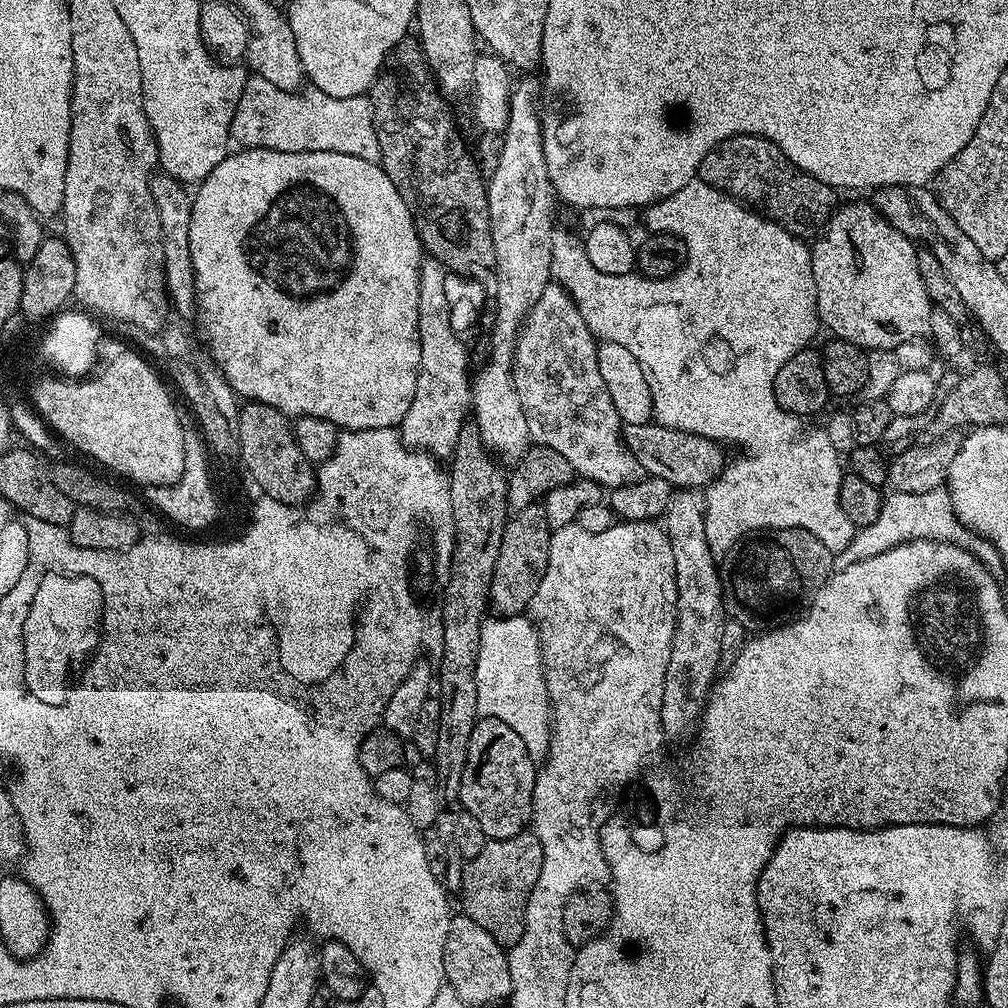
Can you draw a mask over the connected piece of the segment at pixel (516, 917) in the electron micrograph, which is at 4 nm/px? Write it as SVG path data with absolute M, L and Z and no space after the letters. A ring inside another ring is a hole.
M531 830L514 834L514 838L485 839L482 850L463 865L458 891L463 915L478 922L501 948L511 948L522 938L526 906L541 866L542 842Z

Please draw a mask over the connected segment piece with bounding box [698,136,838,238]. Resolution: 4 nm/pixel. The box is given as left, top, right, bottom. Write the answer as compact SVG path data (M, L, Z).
M731 136L718 142L718 146L714 146L714 150L710 150L710 154L706 154L706 158L702 158L698 178L702 182L714 186L725 196L731 196L732 199L740 201L741 204L768 217L776 224L781 224L787 232L793 232L794 235L801 238L807 237L807 232L815 233L817 230L823 229L832 219L832 214L838 207L837 189L818 182L818 178L814 178L798 166L794 166L794 162L790 162L790 158L786 158L786 154L782 154L782 150L778 150L778 146L774 142L761 136Z

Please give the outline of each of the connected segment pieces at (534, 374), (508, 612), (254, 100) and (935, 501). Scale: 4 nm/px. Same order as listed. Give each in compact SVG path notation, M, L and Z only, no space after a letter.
M549 282L546 290L542 290L542 298L534 302L524 317L520 332L516 335L516 349L512 355L512 385L526 414L529 437L536 444L558 450L558 454L570 462L577 477L592 480L611 490L634 482L641 475L642 469L634 458L629 459L629 464L616 460L608 465L604 457L607 452L616 452L622 448L622 425L618 410L614 408L614 398L610 398L610 390L602 380L602 370L598 370L597 347L598 341L586 326L580 306L575 304L563 286Z
M537 502L509 515L502 530L502 547L498 562L494 562L494 578L490 582L490 608L502 616L518 616L529 611L538 582L546 574L550 538L554 529L548 524L543 503Z
M251 75L244 84L242 96L234 112L230 138L239 147L274 148L284 153L330 152L354 154L356 158L378 162L381 147L378 145L377 131L374 130L373 108L367 95L352 98L332 98L317 88L307 87L295 92L276 86L261 76Z
M941 486L920 494L892 490L884 496L884 505L882 510L878 510L878 518L874 518L874 522L857 527L849 544L833 555L833 569L854 566L854 562L874 558L874 554L882 554L911 540L937 540L977 554L983 553L983 548L986 548L986 541L964 527L964 523L954 514L947 487Z

